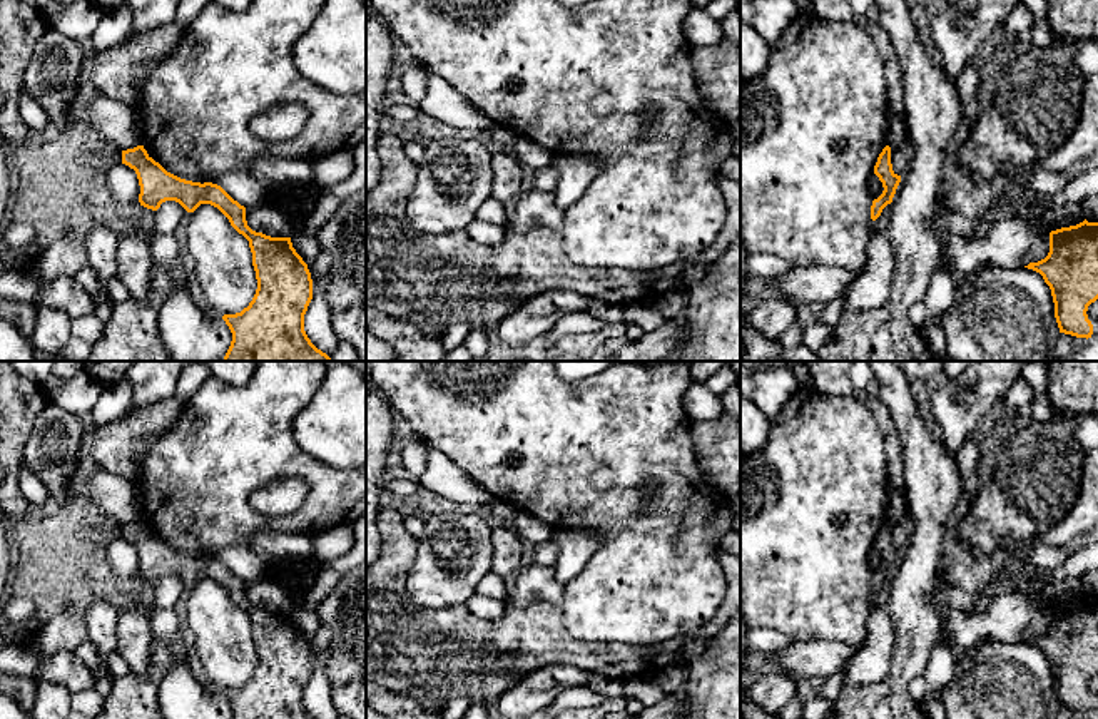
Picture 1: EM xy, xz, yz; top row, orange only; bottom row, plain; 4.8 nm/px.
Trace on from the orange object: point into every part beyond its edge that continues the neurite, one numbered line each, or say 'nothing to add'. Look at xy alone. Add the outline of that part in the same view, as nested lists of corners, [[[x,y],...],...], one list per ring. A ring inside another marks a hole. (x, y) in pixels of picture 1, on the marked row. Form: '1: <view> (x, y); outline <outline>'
nothing to add

